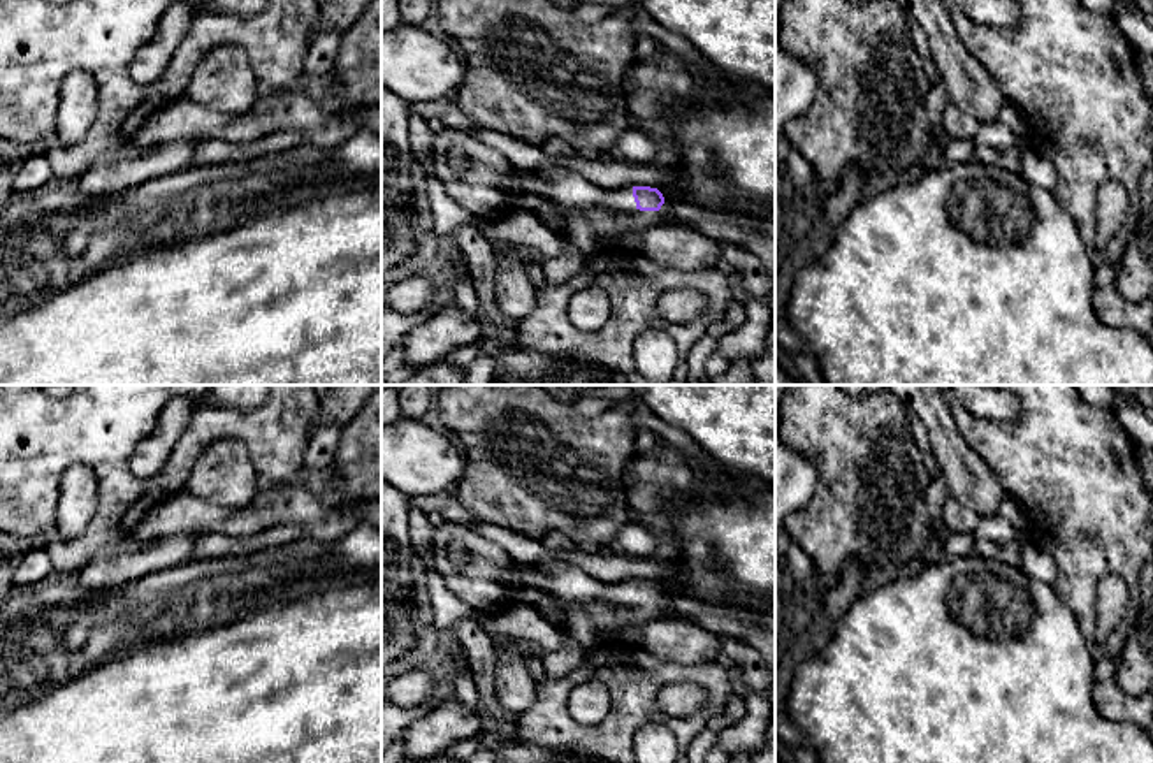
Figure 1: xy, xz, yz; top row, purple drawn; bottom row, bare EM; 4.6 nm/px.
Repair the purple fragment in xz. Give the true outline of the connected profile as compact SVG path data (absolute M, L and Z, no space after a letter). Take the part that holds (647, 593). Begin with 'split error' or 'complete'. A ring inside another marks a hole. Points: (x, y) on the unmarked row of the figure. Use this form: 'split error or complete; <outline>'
split error; M633 580L617 584L606 598L591 605L578 605L591 615L594 633L617 631L624 624L645 626L659 615L664 591L657 582Z

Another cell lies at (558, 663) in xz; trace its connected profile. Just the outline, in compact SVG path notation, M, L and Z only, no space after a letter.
M561 629L566 645L559 650L545 654L545 673L552 679L561 679L578 668L592 652L592 642L580 642L571 636L569 629Z

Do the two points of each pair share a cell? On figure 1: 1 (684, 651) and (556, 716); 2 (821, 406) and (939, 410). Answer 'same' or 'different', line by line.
1: different
2: different

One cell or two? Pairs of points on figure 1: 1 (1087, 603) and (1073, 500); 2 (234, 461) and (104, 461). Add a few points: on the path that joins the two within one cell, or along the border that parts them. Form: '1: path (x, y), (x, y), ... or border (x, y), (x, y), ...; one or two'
1: path (1080, 577), (1078, 526); one
2: border (231, 438), (211, 442), (203, 450), (185, 487); two

